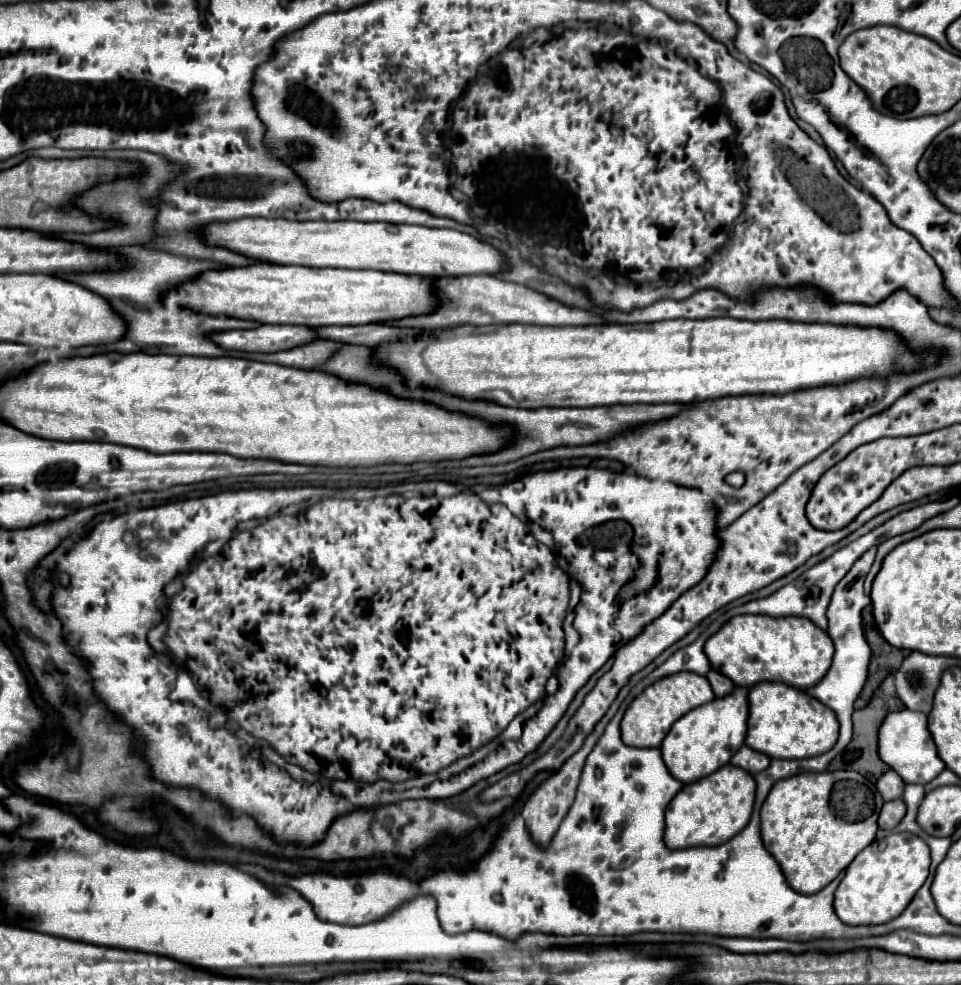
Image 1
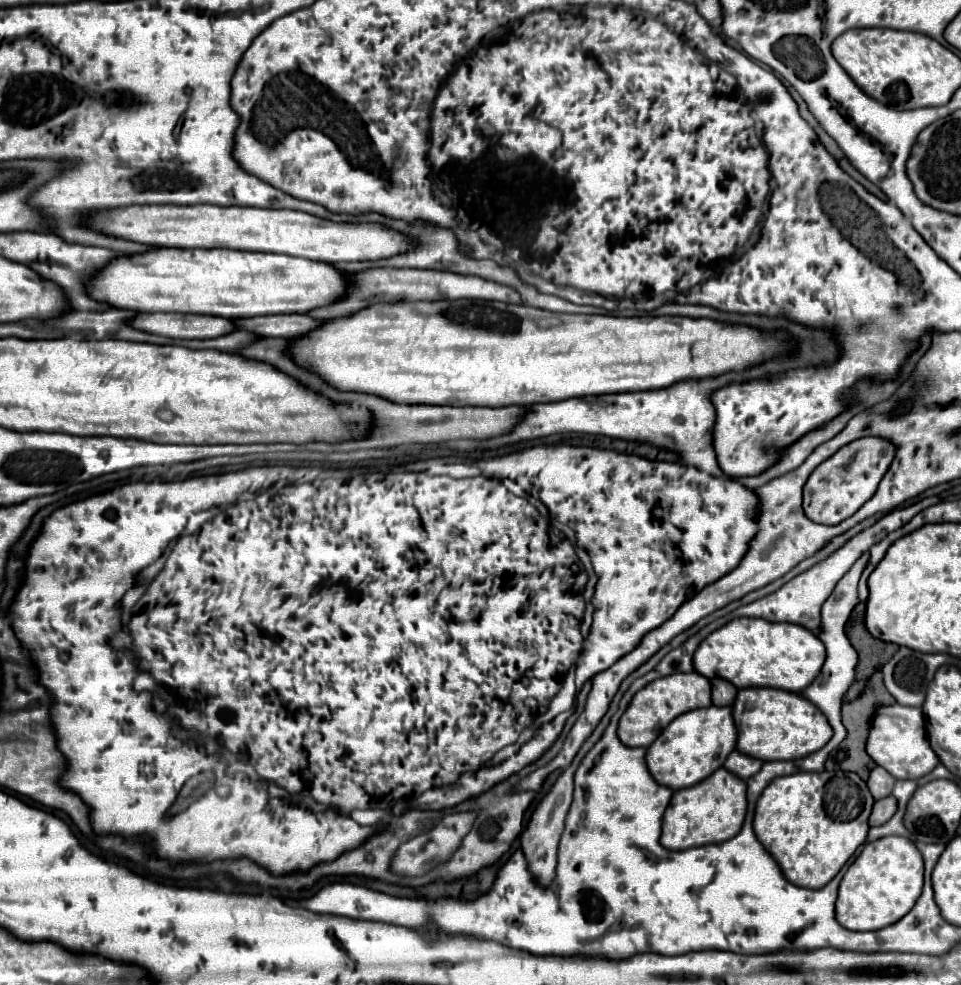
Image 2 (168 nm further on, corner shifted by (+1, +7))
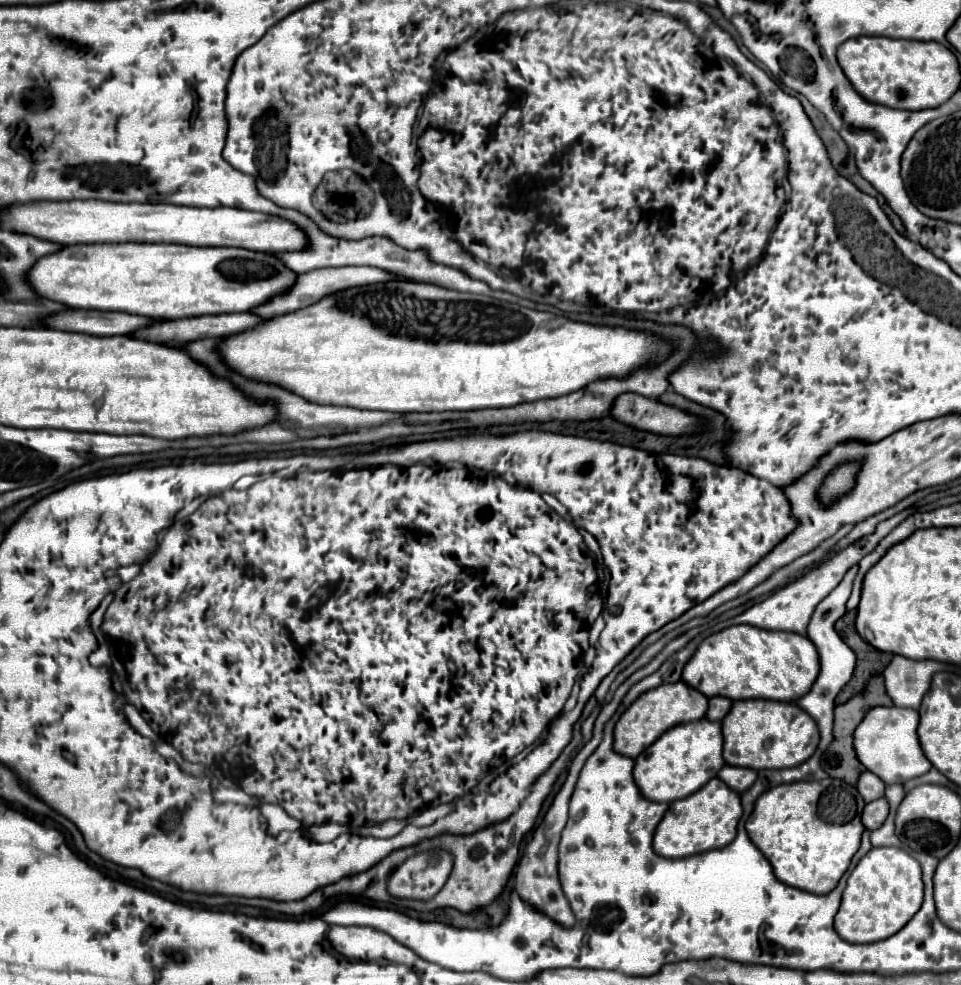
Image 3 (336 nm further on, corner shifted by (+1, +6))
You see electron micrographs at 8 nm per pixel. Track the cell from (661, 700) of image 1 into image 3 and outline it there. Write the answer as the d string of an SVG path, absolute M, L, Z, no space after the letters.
M682 682L662 684L654 690L648 690L642 696L638 696L638 700L616 722L614 752L628 756L628 758L636 758L642 750L646 750L668 728L674 728L682 722L700 720L700 718L704 718L706 710L708 710L708 698L702 696L698 690L682 684Z

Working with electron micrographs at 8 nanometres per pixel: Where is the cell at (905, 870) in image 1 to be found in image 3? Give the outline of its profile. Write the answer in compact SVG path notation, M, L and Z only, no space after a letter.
M872 848L848 876L840 910L834 918L838 936L854 944L870 944L900 932L922 906L920 864L900 848Z

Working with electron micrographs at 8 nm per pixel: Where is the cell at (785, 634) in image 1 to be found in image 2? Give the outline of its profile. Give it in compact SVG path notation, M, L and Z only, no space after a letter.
M738 617L712 631L700 643L694 653L694 669L708 679L722 677L734 683L738 689L776 687L802 693L814 681L814 677L818 677L824 659L826 649L822 647L820 639L802 625Z

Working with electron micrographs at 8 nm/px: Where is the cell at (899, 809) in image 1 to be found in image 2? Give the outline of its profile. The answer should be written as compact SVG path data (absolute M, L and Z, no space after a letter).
M892 795L878 799L874 803L874 809L872 809L872 815L870 815L870 827L884 825L896 813L896 809L898 809L898 801Z

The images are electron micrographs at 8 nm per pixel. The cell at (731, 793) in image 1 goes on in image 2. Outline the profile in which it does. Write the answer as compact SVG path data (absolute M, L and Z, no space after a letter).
M720 767L708 779L692 787L674 791L672 801L664 813L660 843L670 851L672 849L682 851L698 845L726 841L740 831L744 815L746 815L746 781L738 779L736 775L730 775L730 771Z

